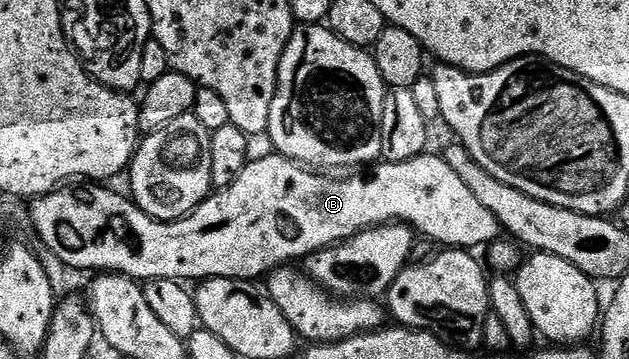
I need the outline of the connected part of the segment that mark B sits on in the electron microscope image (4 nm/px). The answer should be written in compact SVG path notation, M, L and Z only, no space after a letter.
M424 154L396 164L379 162L368 171L372 171L368 176L347 174L344 180L330 180L327 177L330 175L296 164L288 156L270 155L260 160L252 159L245 170L241 170L233 186L218 189L181 220L155 220L142 212L134 200L124 193L123 197L119 192L110 192L107 186L63 186L30 201L31 228L43 239L42 247L53 250L53 254L57 254L57 258L61 258L61 262L70 268L96 268L94 271L99 274L129 276L140 282L202 282L213 278L255 282L275 269L295 262L291 260L302 261L314 252L340 244L367 228L392 222L408 225L420 237L428 236L443 244L439 246L451 250L475 250L478 244L488 246L500 239L501 229L497 218L493 218L493 214L481 206L473 190L469 190L469 186L465 186L465 182L453 174L442 155Z

